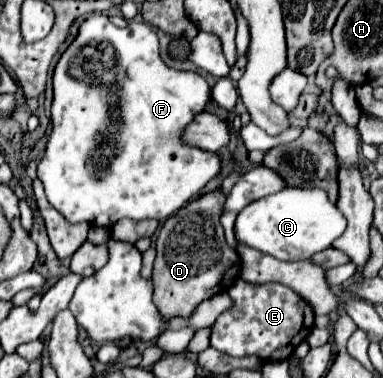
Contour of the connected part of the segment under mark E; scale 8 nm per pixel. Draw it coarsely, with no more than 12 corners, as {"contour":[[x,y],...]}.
{"contour":[[236,280],[210,346],[286,360],[314,328],[282,284]]}

